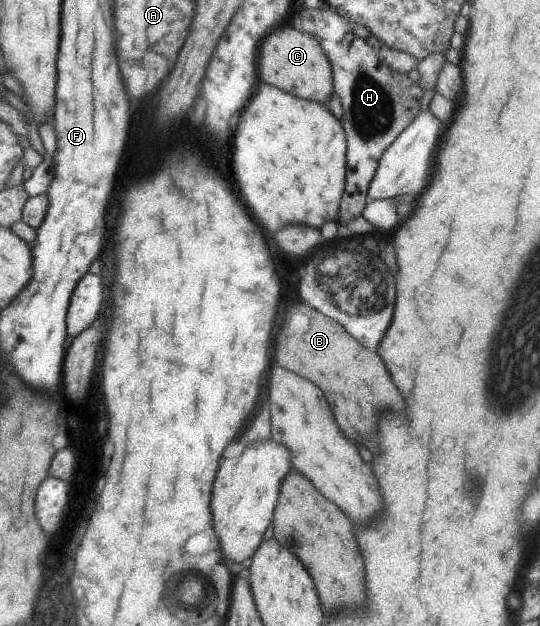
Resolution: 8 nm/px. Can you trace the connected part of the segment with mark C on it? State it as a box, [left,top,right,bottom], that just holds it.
[256,22,333,103]

